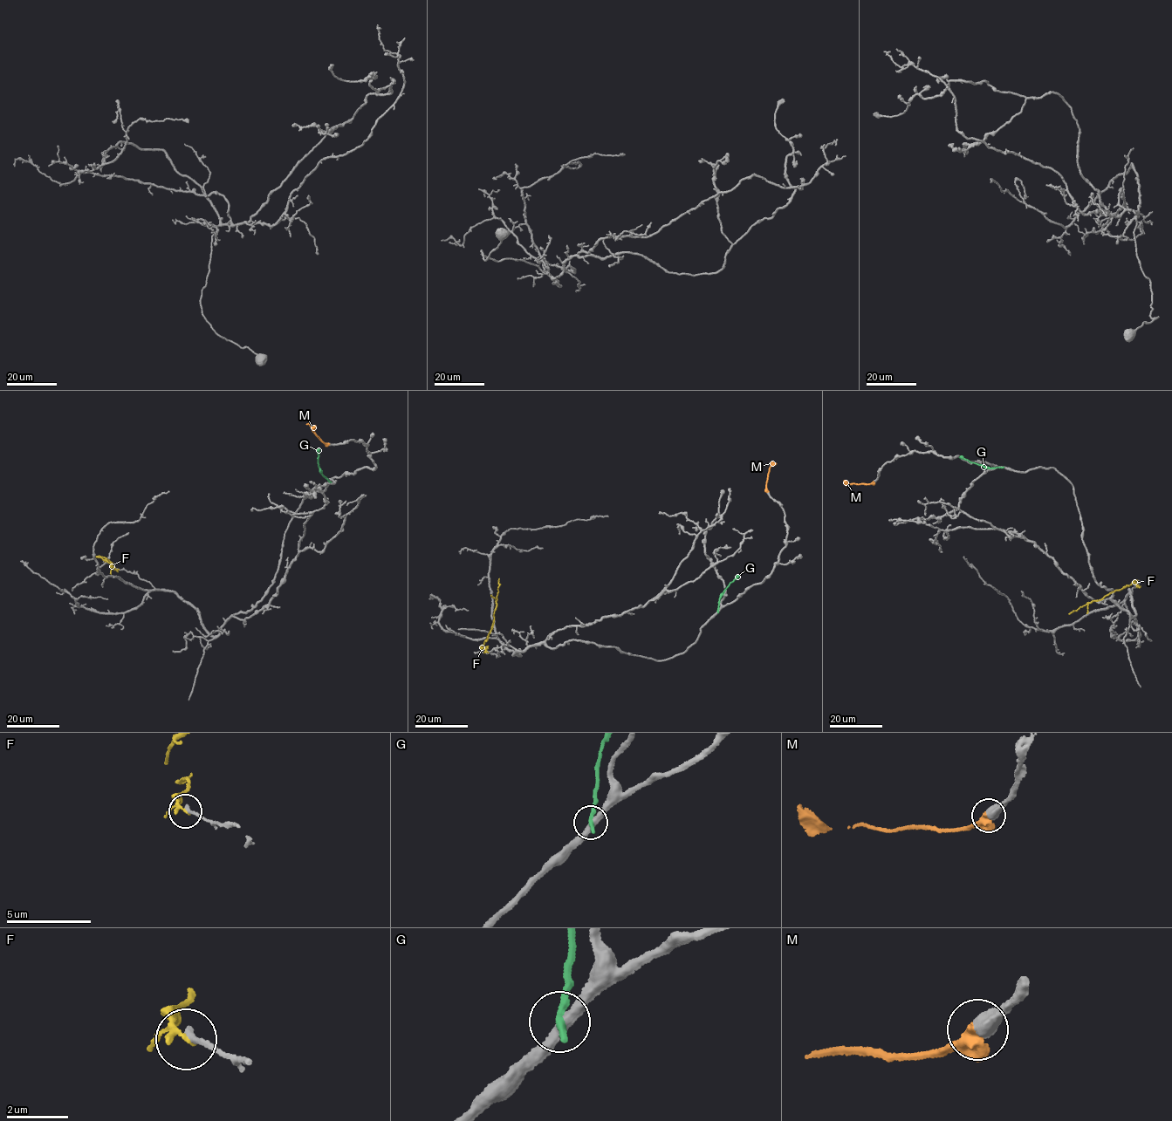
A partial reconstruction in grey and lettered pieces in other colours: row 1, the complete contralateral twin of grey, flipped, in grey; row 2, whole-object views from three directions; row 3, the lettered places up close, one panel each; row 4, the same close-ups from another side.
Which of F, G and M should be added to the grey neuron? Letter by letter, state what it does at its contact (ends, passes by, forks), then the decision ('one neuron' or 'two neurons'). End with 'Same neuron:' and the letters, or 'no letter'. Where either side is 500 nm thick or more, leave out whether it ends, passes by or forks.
F: it passes by; two neurons
G: it ends there; two neurons
M: one neuron
Same neuron: M

